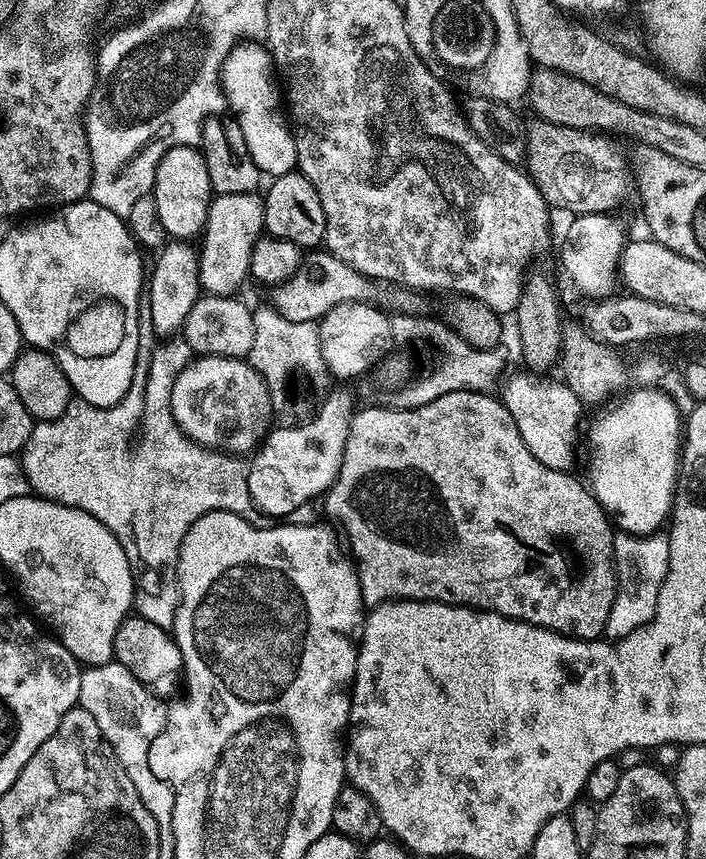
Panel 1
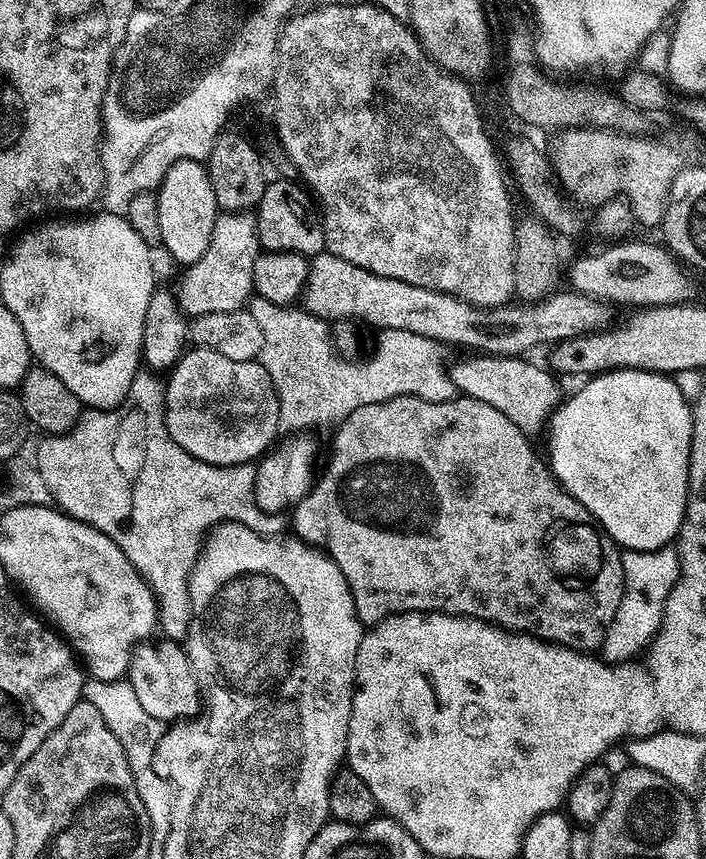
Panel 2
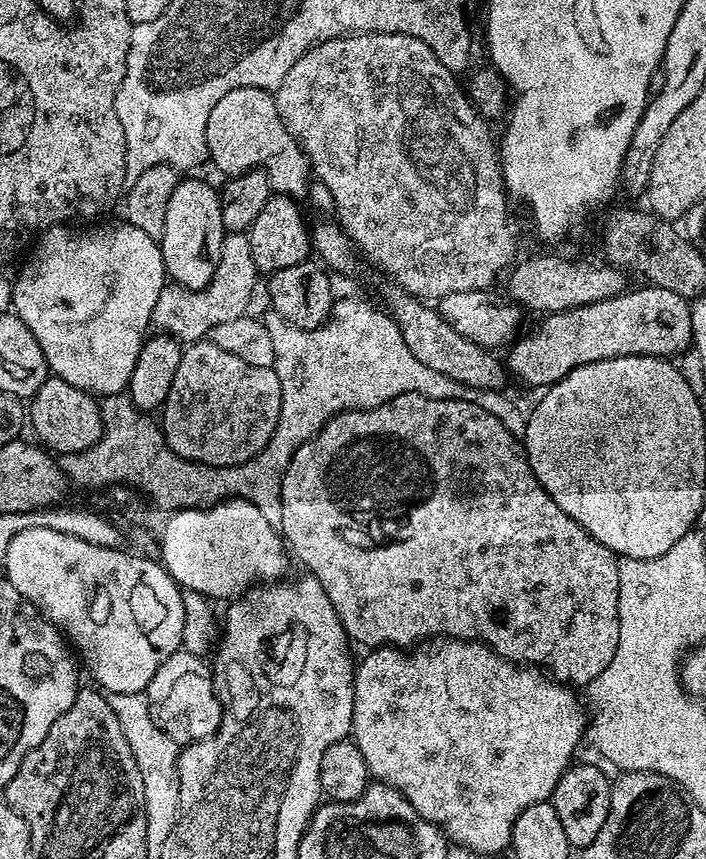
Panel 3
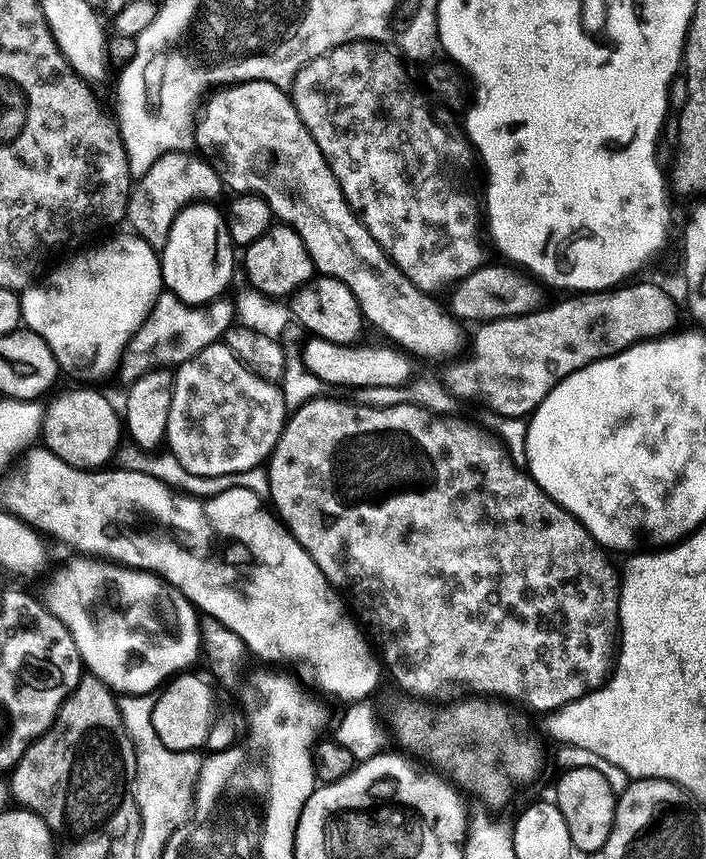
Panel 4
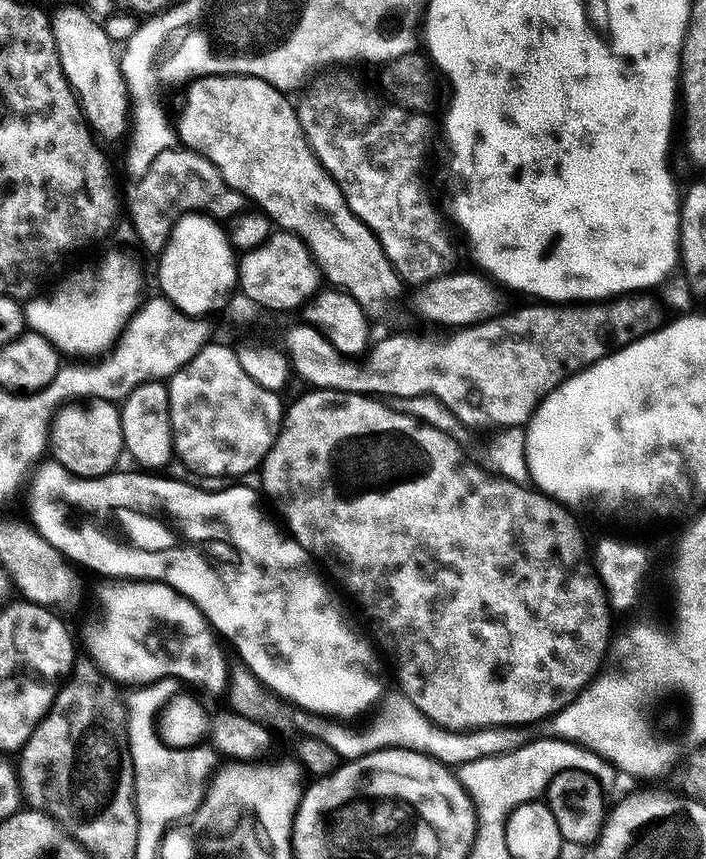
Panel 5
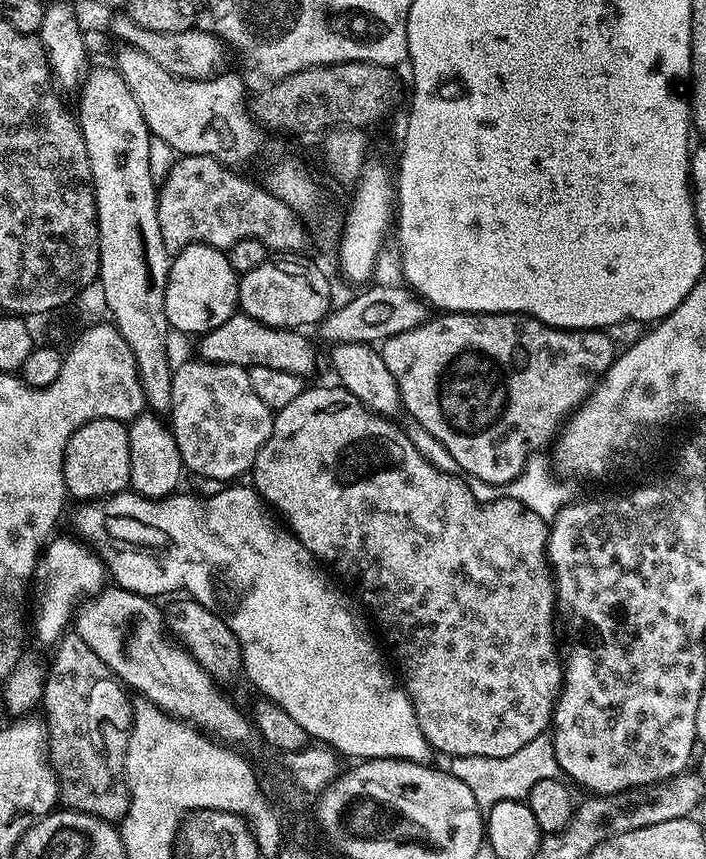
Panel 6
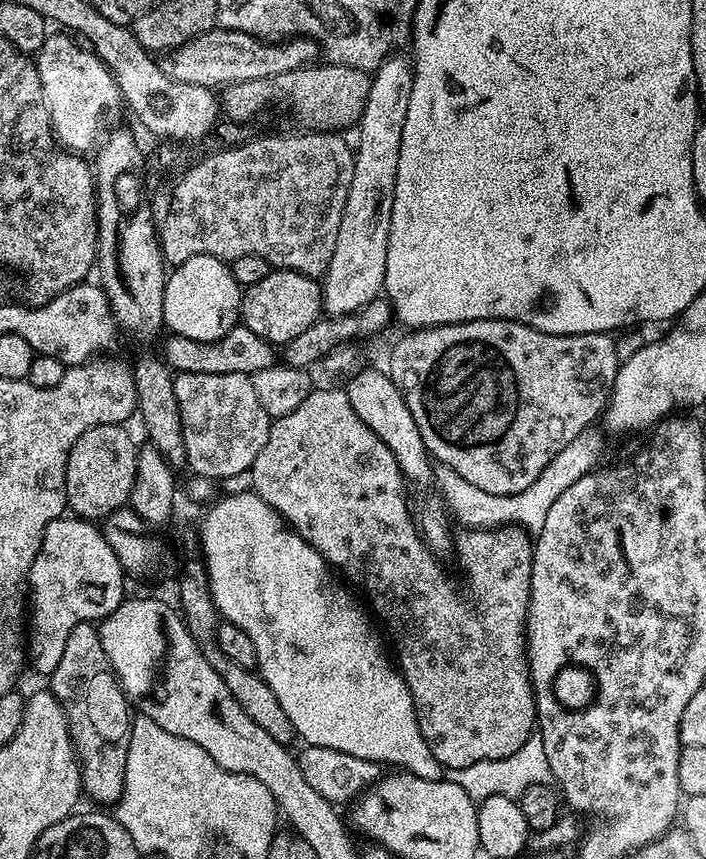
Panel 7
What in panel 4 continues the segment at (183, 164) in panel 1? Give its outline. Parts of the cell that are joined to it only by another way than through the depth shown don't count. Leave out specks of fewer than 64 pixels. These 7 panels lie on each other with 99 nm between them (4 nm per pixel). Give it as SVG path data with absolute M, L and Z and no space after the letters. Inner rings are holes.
M193 202L178 213L170 226L166 246L159 253L164 288L193 305L207 305L221 297L232 278L234 245L228 236L226 216L208 203L212 202Z

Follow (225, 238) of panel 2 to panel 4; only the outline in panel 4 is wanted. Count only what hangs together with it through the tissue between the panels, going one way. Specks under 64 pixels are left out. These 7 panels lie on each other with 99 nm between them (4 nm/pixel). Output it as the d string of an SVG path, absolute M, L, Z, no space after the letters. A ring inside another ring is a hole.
M163 291L151 311L145 315L140 329L130 338L124 355L120 357L118 376L121 376L124 382L131 382L152 368L179 366L190 357L197 356L206 346L217 343L235 321L235 303L226 299L217 298L207 305L193 305L182 302L170 291Z

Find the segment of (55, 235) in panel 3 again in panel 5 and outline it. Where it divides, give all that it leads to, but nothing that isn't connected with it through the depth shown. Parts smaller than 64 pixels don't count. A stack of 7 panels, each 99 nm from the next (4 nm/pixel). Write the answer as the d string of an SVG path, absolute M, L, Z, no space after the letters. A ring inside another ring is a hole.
M112 252L96 269L70 273L49 296L40 294L29 299L24 304L24 318L31 331L47 338L61 353L74 352L80 355L77 357L88 358L91 352L103 353L115 345L129 316L138 307L139 286L135 266Z

